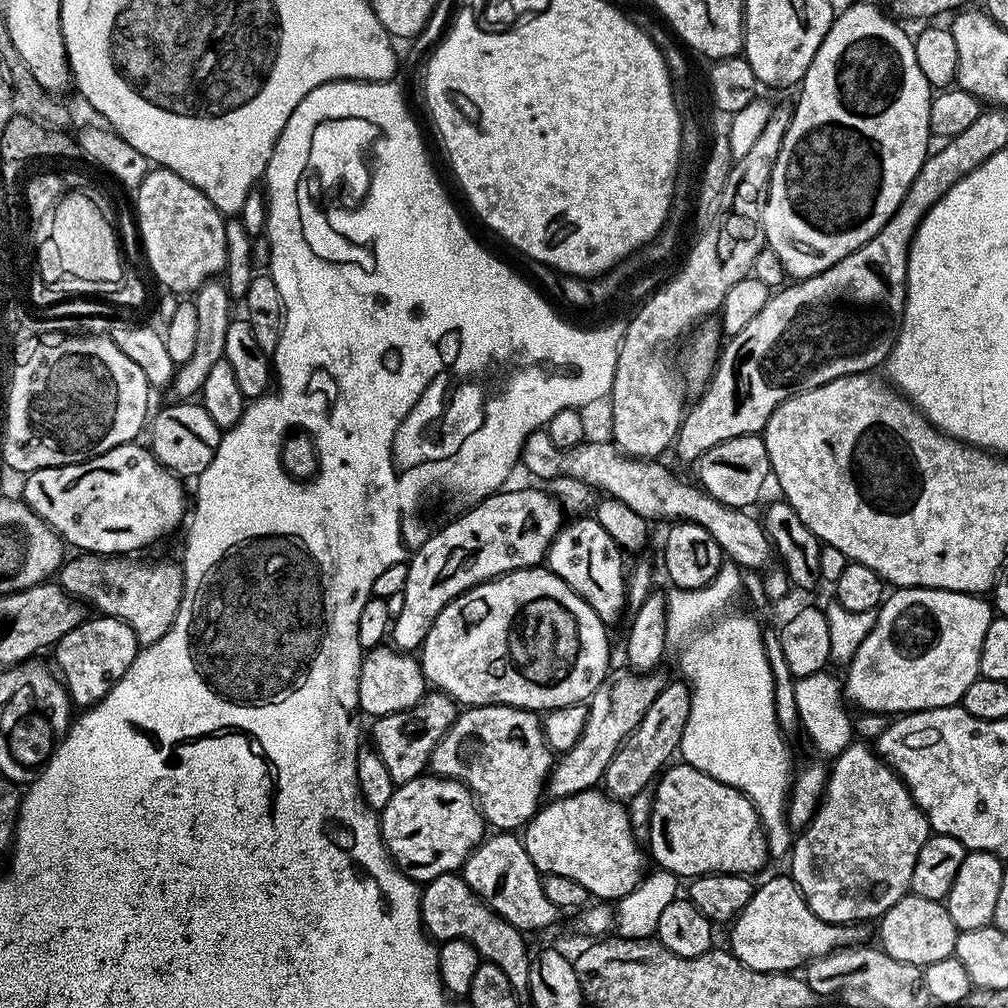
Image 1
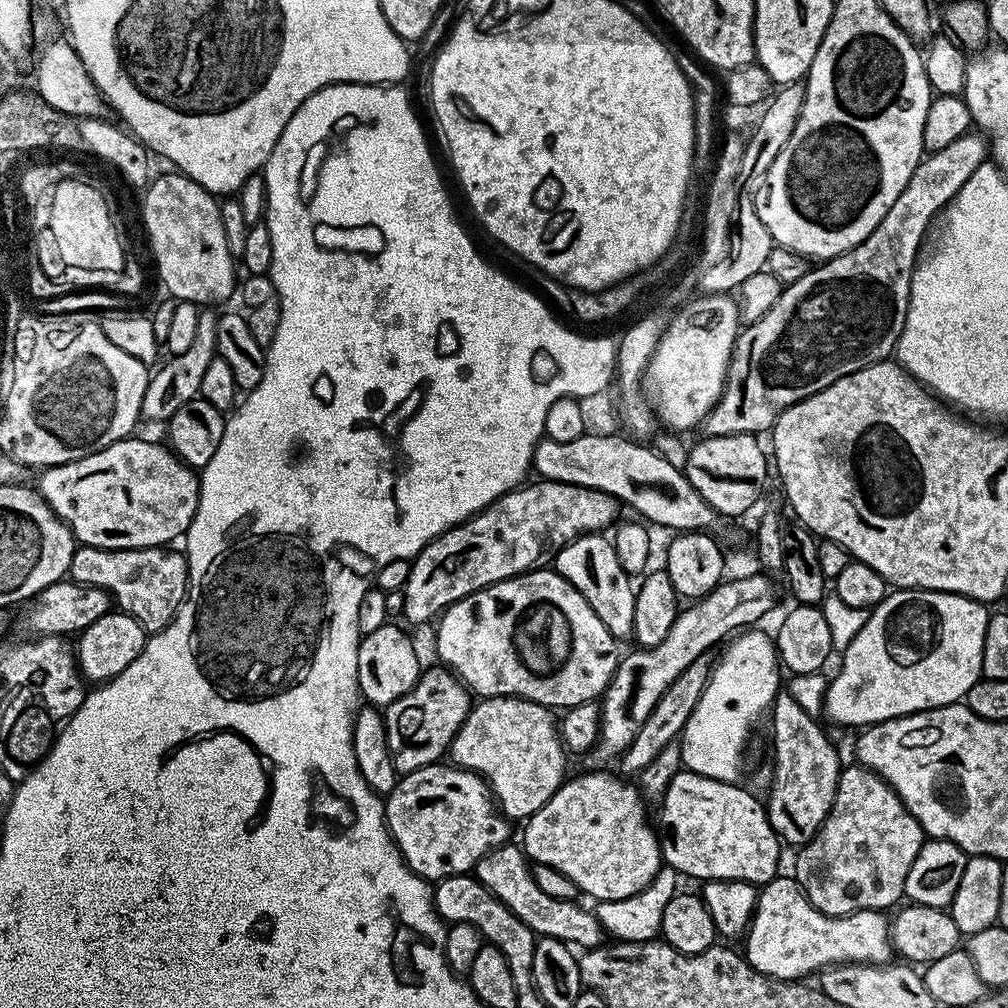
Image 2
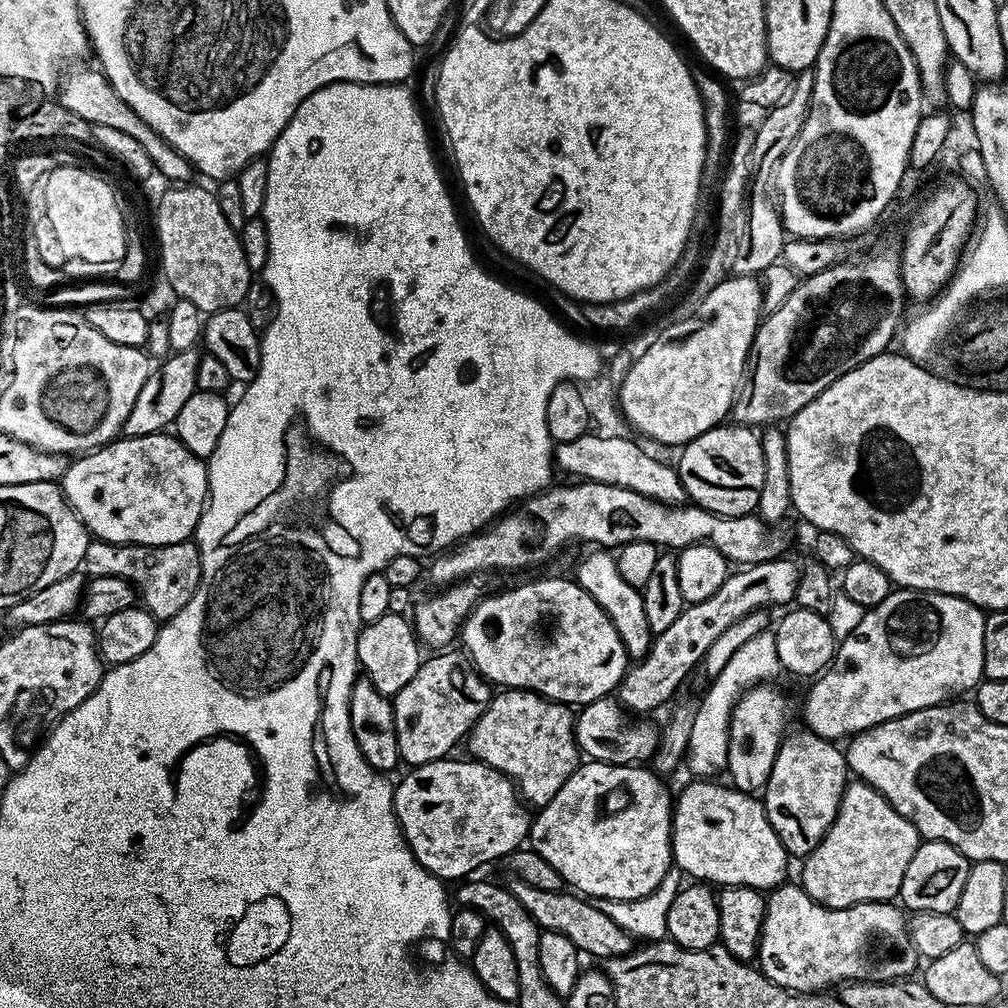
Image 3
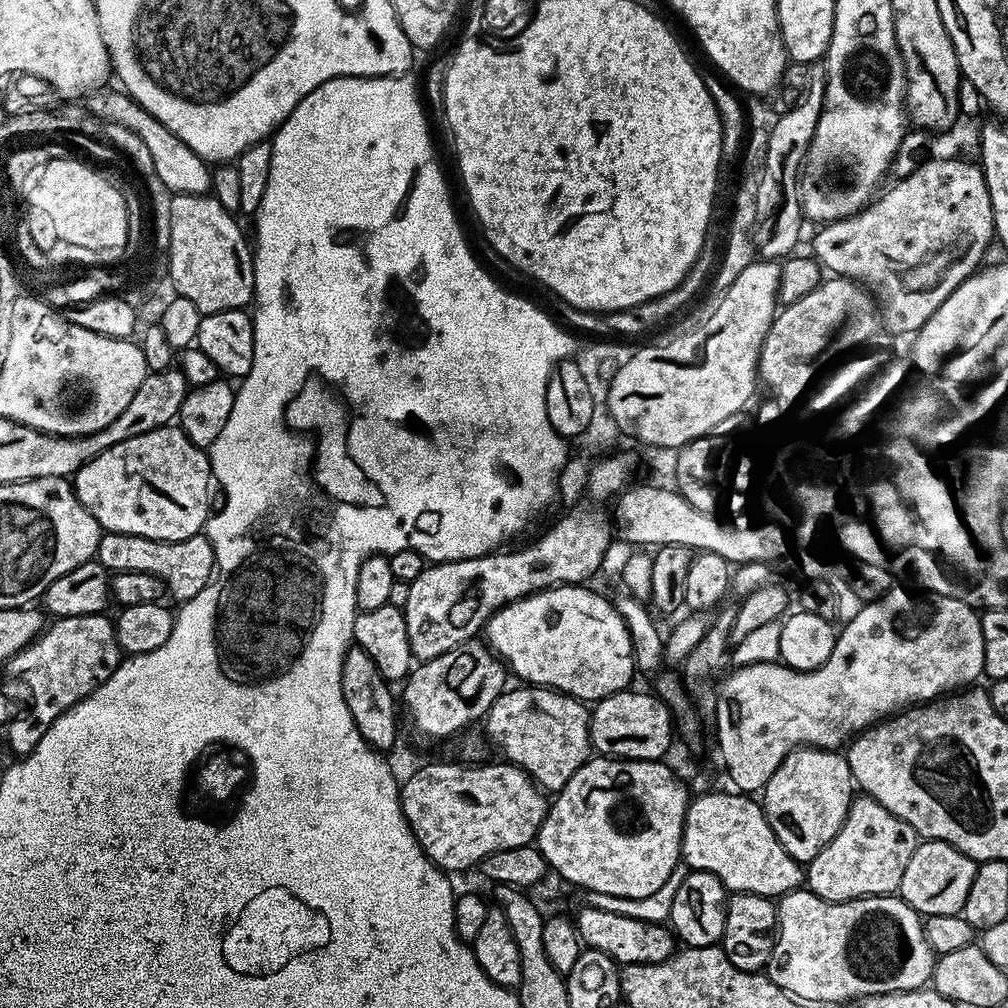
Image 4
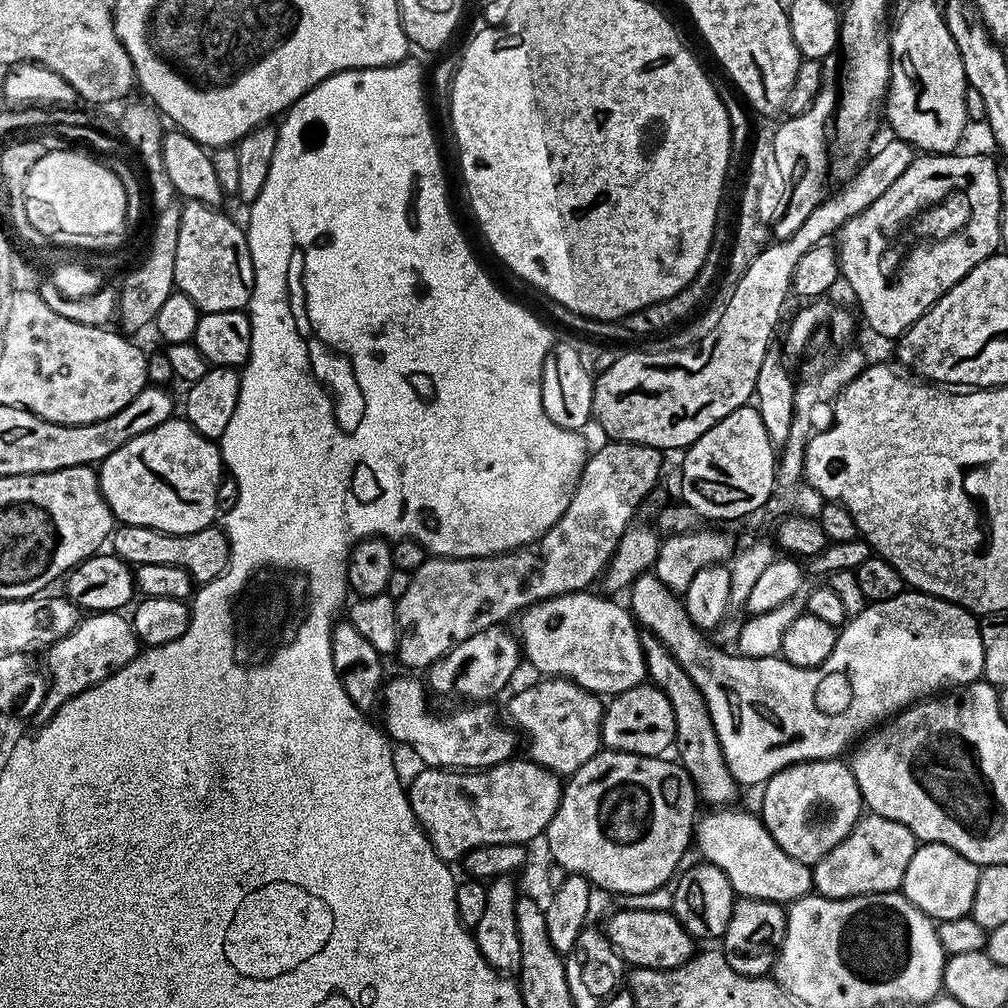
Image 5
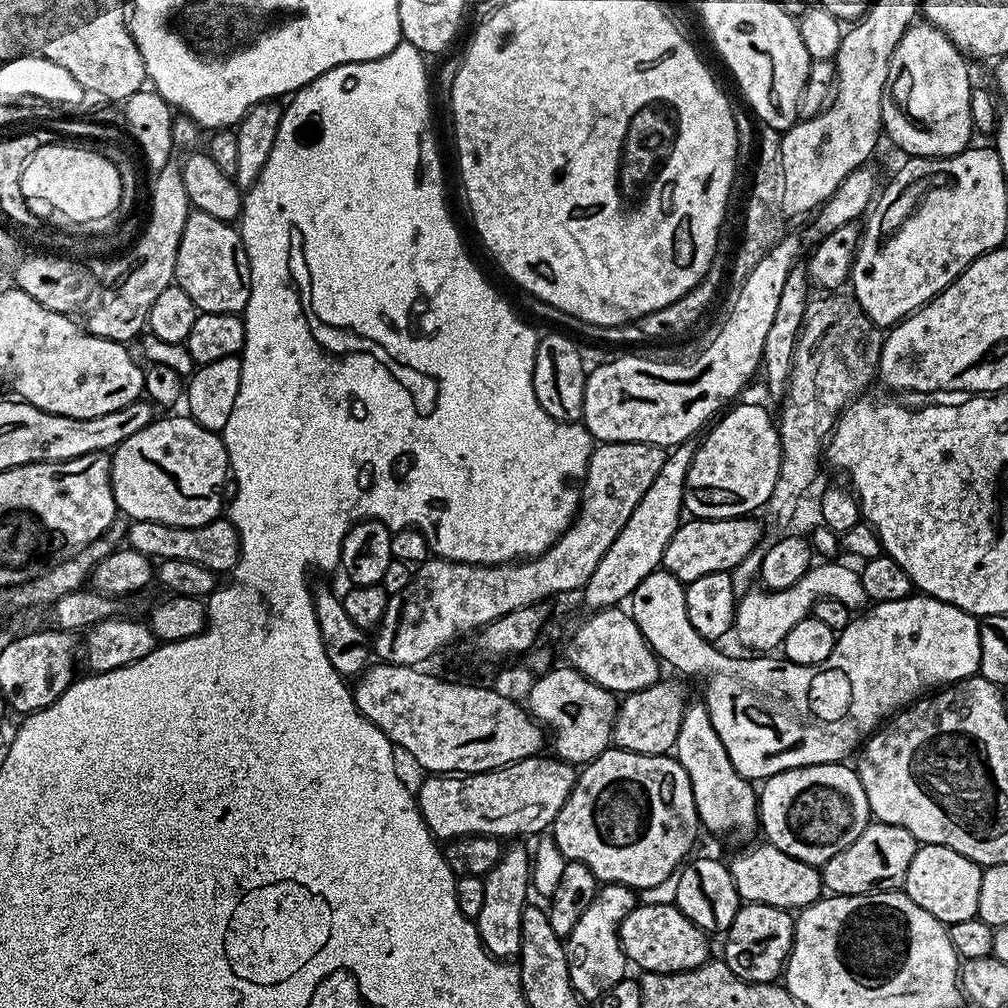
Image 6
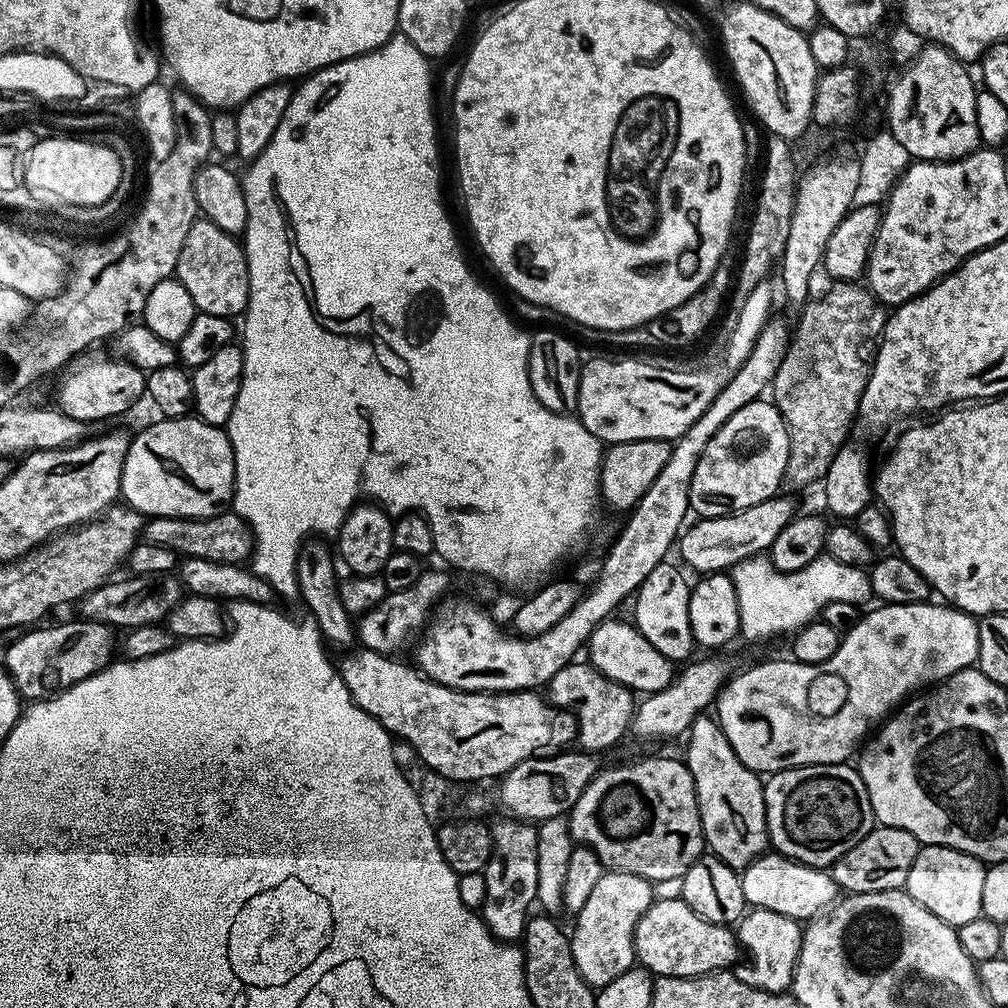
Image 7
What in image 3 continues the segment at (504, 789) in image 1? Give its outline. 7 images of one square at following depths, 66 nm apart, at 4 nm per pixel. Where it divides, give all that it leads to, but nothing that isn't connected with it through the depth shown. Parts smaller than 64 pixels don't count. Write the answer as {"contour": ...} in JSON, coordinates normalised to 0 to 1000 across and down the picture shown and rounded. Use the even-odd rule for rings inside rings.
{"contour":[[[516,683],[496,685],[489,689],[484,703],[472,713],[464,727],[463,738],[471,753],[504,771],[512,779],[515,789],[531,800],[547,796],[577,754],[577,747],[571,740],[568,703]]]}

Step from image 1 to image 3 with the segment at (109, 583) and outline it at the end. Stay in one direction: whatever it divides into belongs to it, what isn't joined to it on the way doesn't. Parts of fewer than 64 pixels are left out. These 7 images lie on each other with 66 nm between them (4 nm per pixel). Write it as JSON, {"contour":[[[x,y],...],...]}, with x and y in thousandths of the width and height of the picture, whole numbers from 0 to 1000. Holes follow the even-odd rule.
{"contour":[[[88,535],[83,551],[82,566],[88,572],[112,571],[131,578],[138,588],[137,595],[156,615],[171,615],[198,580],[198,548],[189,535],[180,540],[145,542],[144,540],[114,540],[104,536]]]}

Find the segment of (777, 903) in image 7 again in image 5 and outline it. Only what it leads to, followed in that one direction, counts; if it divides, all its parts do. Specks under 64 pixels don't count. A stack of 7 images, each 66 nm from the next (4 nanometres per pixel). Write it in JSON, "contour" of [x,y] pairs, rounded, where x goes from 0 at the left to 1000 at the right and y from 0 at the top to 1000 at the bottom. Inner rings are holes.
{"contour":[[[722,800],[717,804],[708,804],[712,806],[706,806],[699,813],[697,811],[693,814],[688,833],[691,838],[694,836],[694,845],[698,848],[695,850],[701,856],[714,860],[731,890],[785,895],[803,888],[807,884],[803,858],[774,842],[753,809],[729,806],[726,802]]]}

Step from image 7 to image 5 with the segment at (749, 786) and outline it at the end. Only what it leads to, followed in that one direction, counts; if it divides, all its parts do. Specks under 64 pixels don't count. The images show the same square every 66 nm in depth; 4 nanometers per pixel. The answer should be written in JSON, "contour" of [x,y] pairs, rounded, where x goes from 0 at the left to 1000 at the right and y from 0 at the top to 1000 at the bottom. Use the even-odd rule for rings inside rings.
{"contour":[[[642,625],[635,627],[635,640],[638,641],[642,668],[644,670],[657,669],[658,671],[655,681],[665,692],[667,703],[670,706],[670,741],[675,746],[673,752],[676,761],[691,781],[691,789],[697,795],[699,793],[702,796],[712,797],[709,798],[712,800],[725,797],[732,782],[726,769],[723,768],[723,762],[719,759],[718,750],[715,748],[715,738],[712,736],[711,726],[707,722],[698,690],[691,685],[691,681],[683,667],[664,650],[660,640],[646,627]]]}

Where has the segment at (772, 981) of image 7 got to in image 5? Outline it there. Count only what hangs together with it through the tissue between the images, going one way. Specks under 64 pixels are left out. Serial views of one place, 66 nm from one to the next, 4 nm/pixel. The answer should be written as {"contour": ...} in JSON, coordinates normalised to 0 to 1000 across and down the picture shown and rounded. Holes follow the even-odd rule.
{"contour":[[[731,892],[726,898],[726,910],[716,930],[716,943],[720,954],[737,968],[762,968],[770,947],[778,938],[781,914],[779,902],[771,894]]]}

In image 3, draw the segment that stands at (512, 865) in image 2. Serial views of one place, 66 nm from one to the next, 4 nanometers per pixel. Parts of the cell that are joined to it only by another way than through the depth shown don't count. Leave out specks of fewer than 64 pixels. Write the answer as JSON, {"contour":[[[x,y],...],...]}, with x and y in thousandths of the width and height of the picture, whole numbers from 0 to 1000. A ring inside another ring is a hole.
{"contour":[[[513,872],[507,874],[506,880],[514,895],[522,899],[526,911],[530,911],[534,920],[541,924],[561,927],[578,947],[585,946],[593,952],[600,952],[620,948],[628,943],[628,930],[620,926],[607,911],[589,901],[586,894],[580,892],[578,888],[568,887],[563,883],[554,885],[530,883],[530,879]]]}

